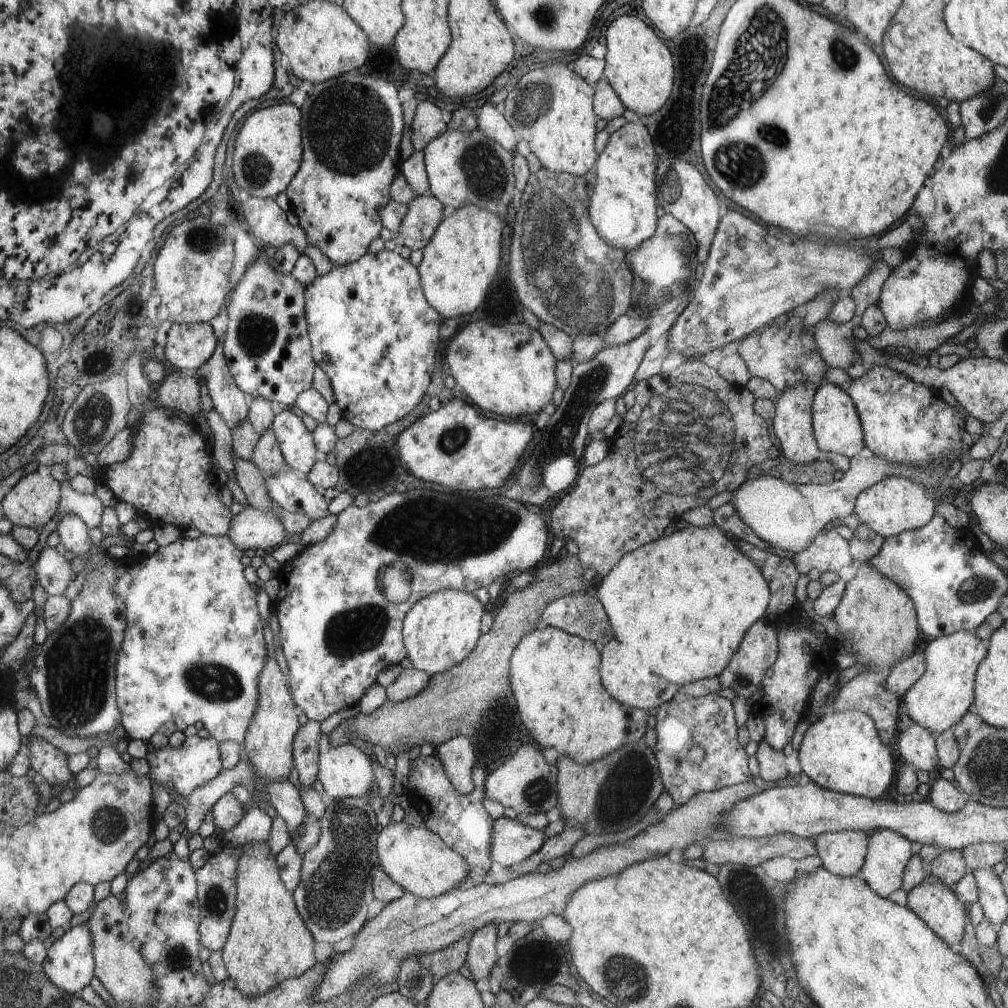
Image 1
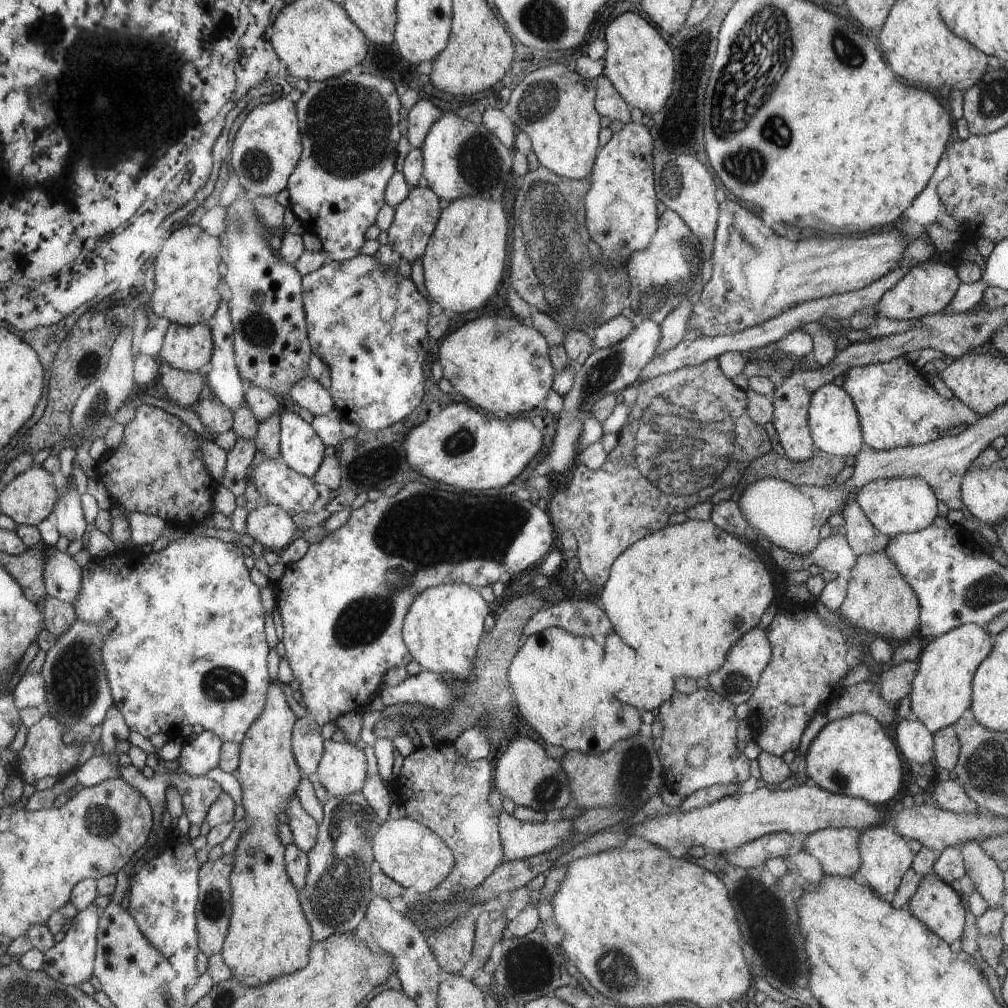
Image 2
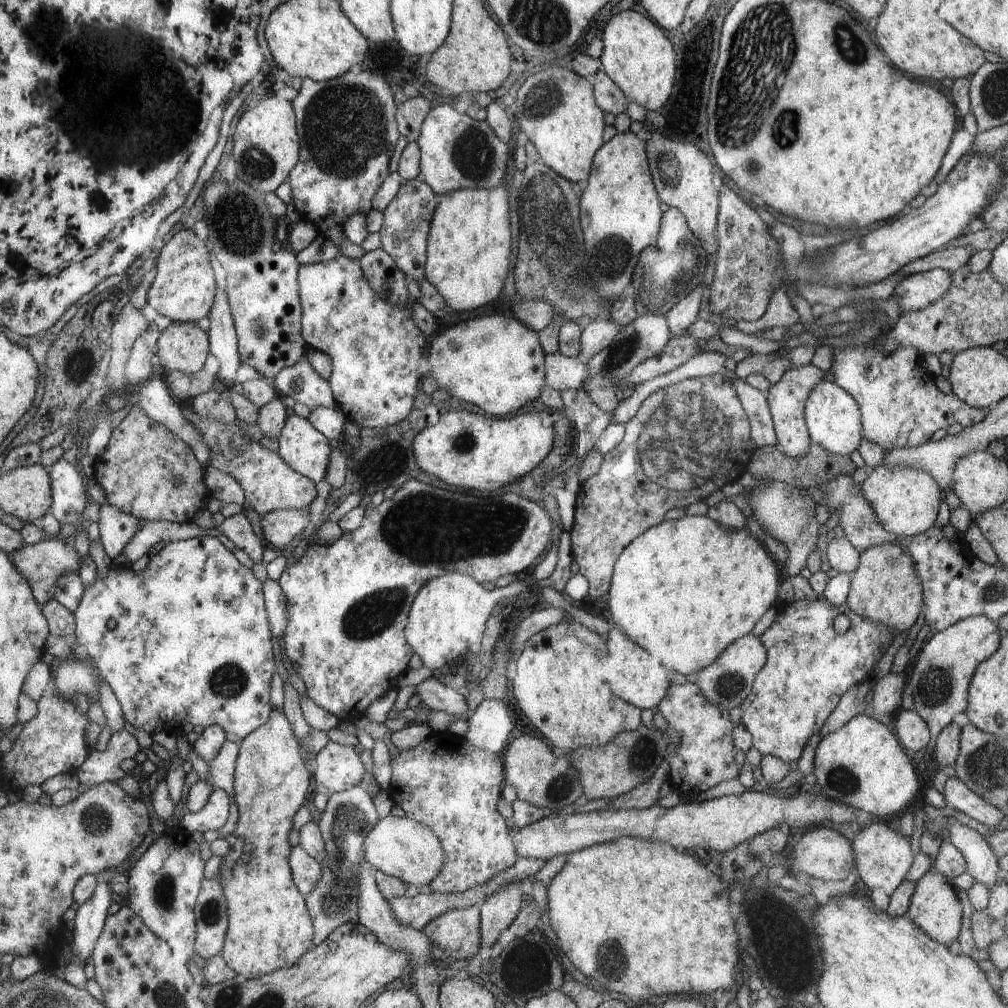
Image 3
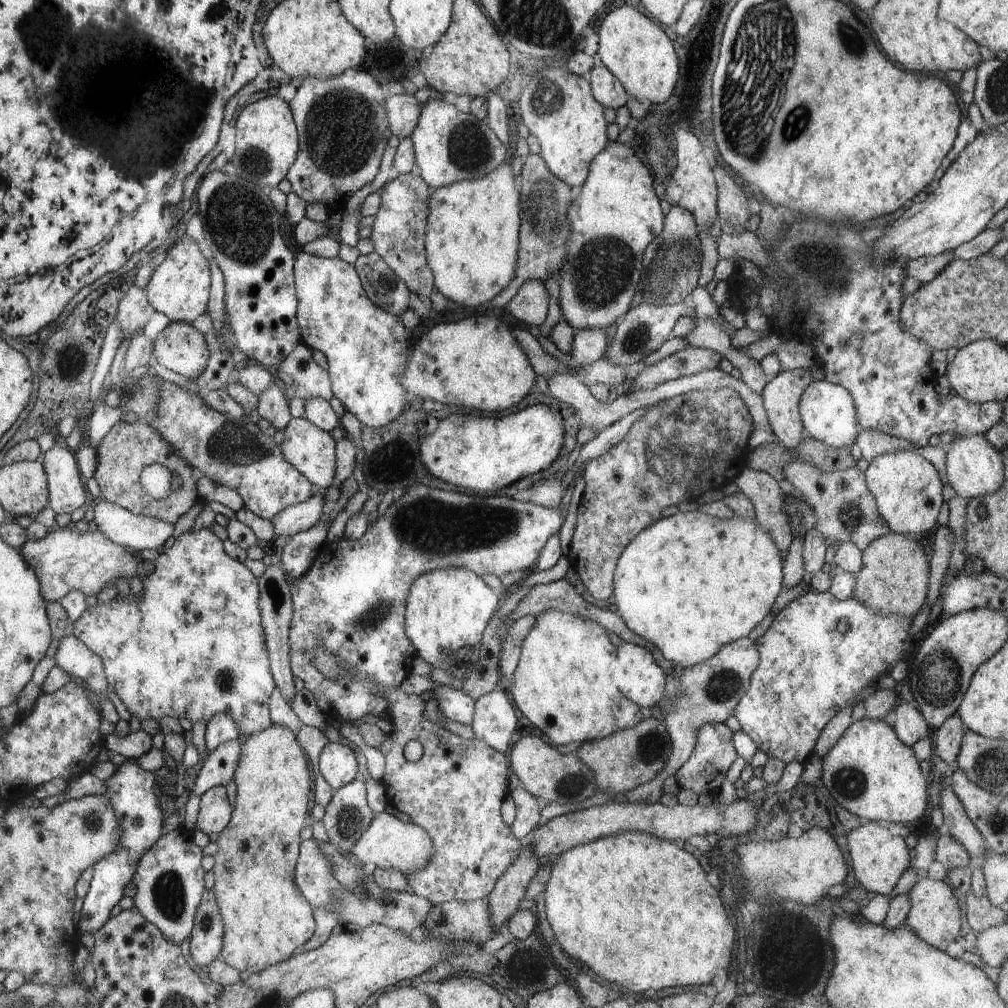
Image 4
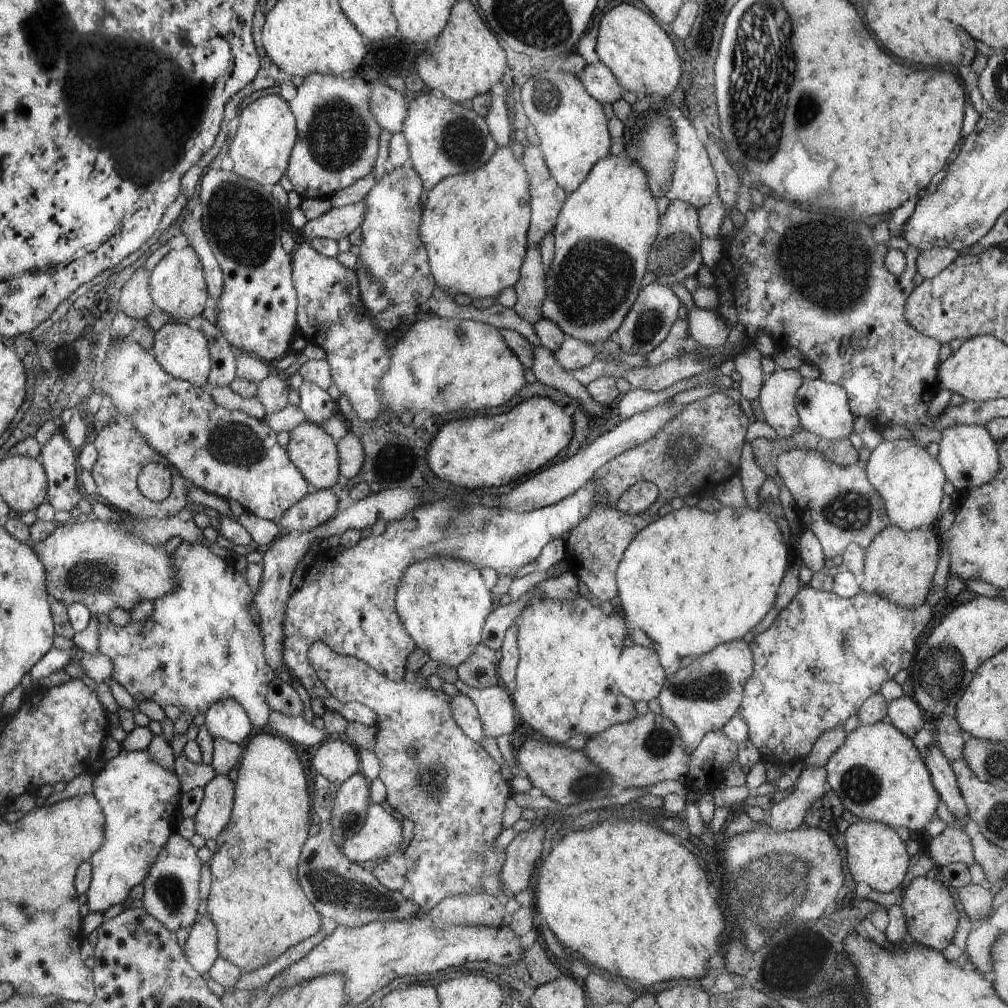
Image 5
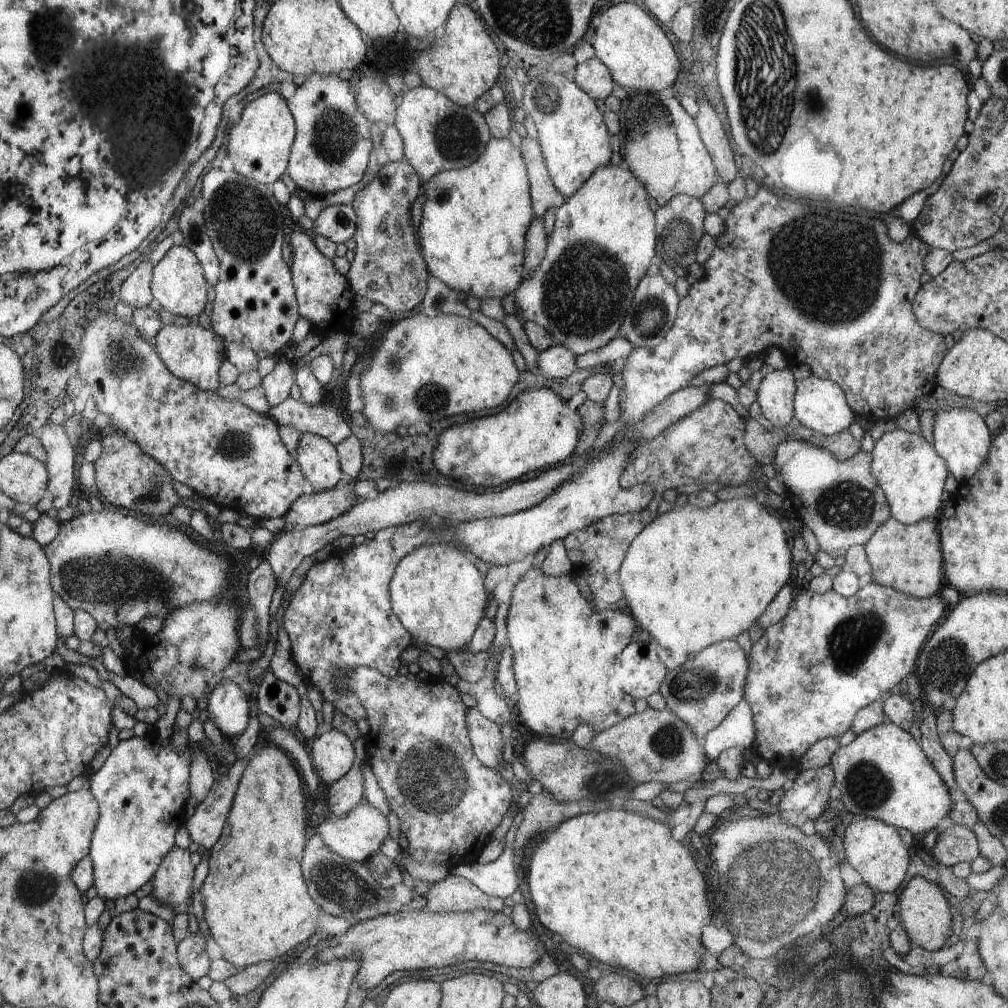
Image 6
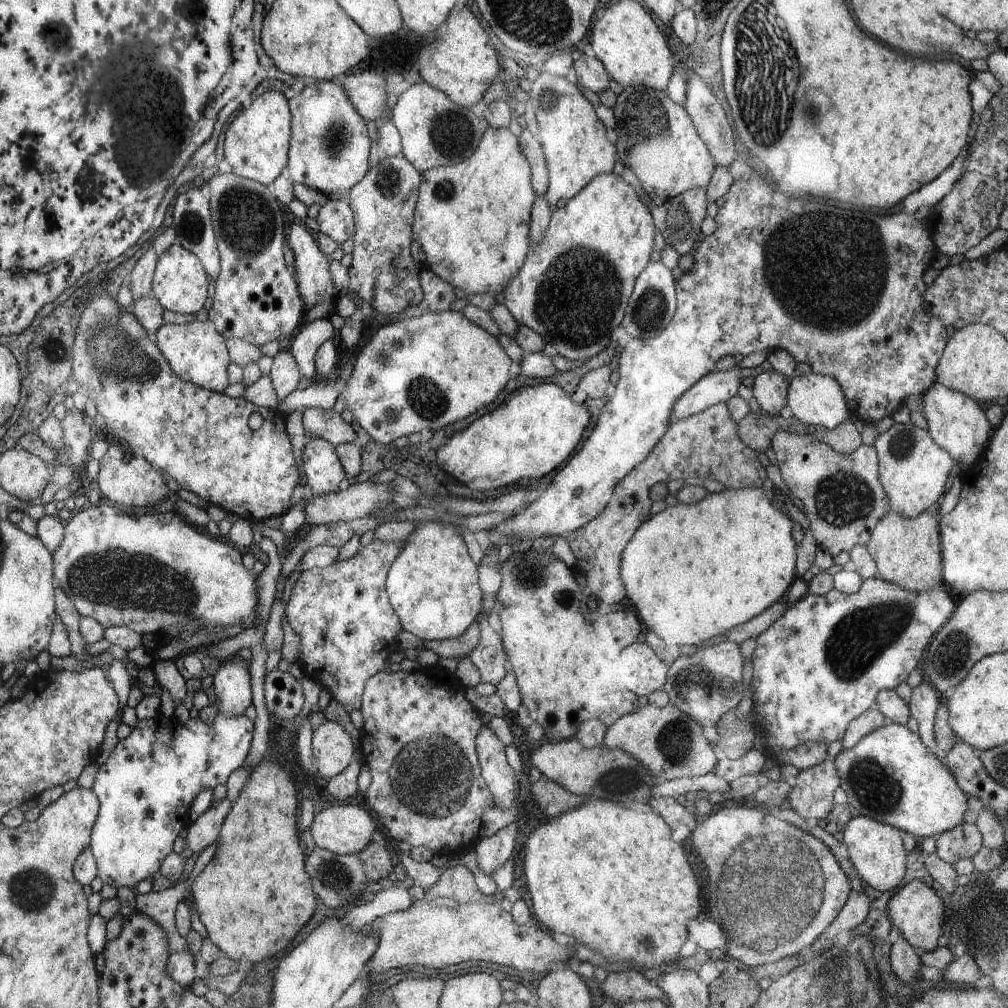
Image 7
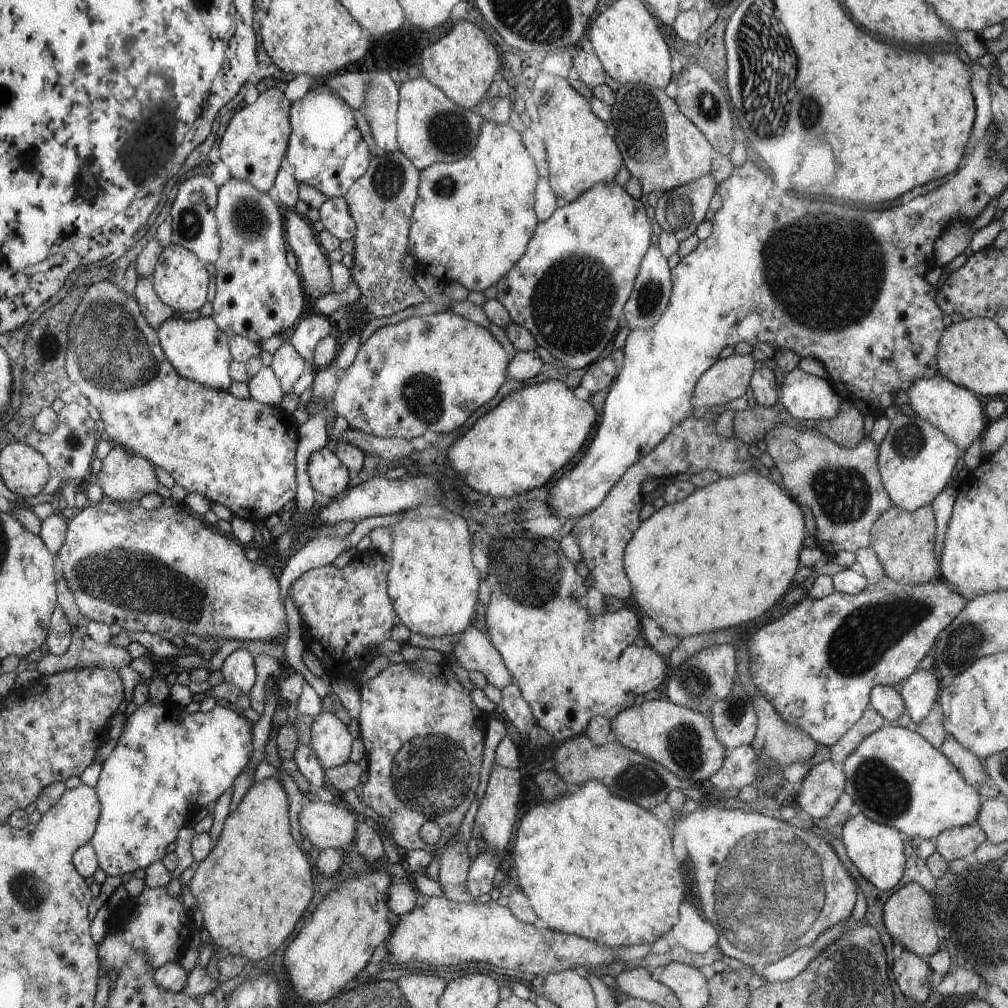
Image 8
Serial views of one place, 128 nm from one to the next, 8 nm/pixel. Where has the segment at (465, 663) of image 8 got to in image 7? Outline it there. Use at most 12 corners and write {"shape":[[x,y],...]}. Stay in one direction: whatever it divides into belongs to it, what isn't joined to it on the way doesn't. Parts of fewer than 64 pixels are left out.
{"shape":[[489,609],[479,618],[472,659],[481,682],[497,686],[511,670],[501,636],[490,626]]}

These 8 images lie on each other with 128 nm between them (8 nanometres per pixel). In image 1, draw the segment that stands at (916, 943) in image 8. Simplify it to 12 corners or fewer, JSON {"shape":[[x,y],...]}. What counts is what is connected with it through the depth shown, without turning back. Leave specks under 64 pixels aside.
{"shape":[[928,874],[906,907],[951,947],[964,937],[966,906]]}

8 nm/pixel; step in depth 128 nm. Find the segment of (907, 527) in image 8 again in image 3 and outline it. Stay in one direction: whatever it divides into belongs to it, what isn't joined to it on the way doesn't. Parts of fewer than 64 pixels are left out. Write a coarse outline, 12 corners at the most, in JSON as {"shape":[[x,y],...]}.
{"shape":[[898,542],[861,551],[847,605],[908,632],[921,580]]}

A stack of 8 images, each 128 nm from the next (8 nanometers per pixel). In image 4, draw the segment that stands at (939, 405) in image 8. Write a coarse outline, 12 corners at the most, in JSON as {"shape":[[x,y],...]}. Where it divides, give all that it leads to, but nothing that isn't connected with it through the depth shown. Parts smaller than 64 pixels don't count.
{"shape":[[985,435],[946,449],[946,476],[964,500],[1004,482],[1000,451]]}

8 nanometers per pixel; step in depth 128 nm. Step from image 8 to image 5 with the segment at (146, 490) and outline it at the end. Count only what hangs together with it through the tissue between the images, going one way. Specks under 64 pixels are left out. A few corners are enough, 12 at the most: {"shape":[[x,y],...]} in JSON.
{"shape":[[119,419],[96,431],[91,473],[106,504],[133,517],[176,517],[189,503],[172,470],[171,493],[148,500],[137,478],[167,460]]}

